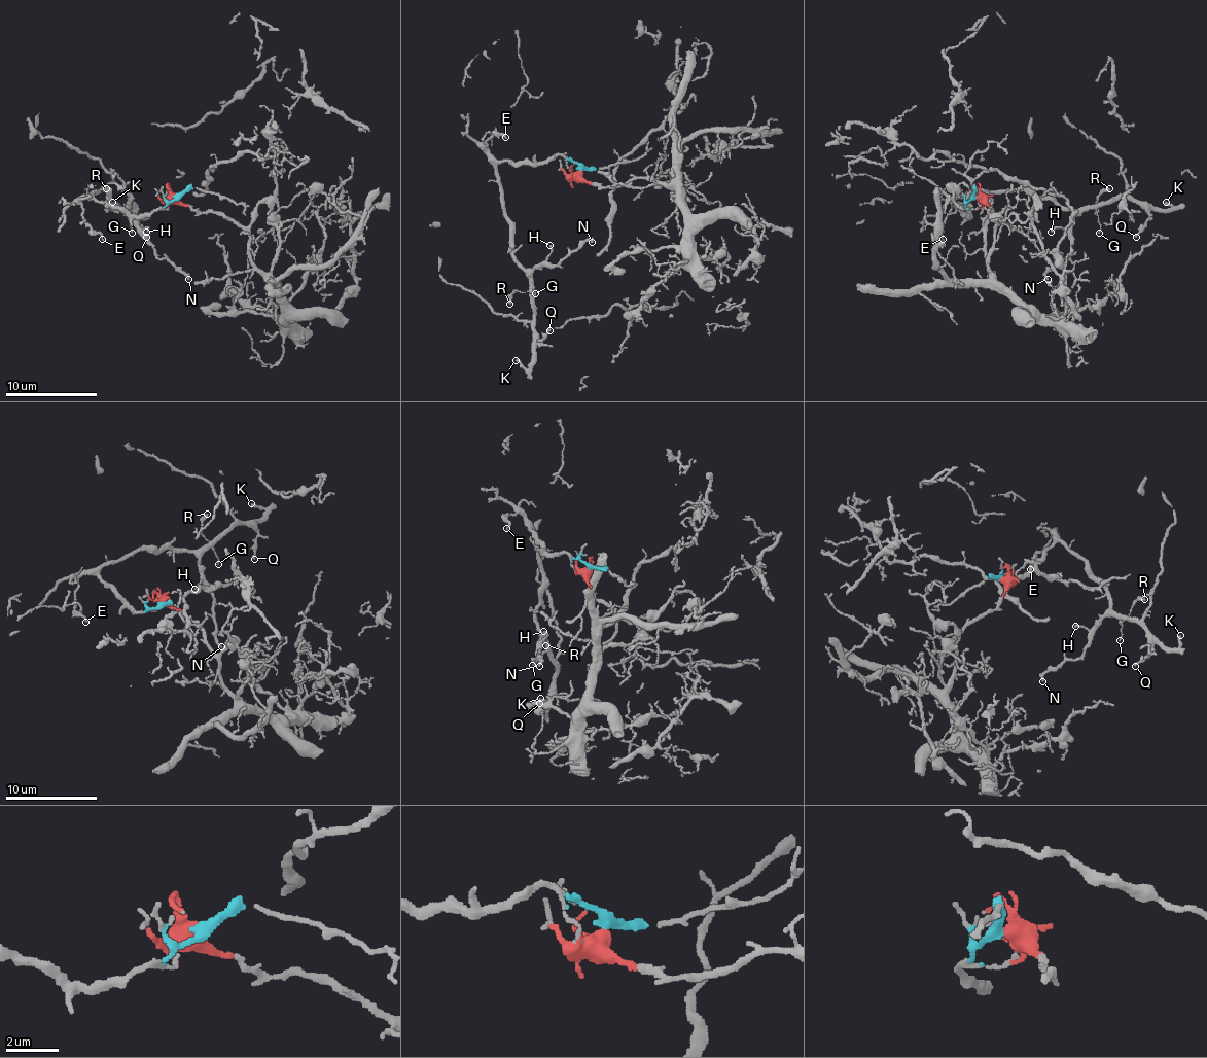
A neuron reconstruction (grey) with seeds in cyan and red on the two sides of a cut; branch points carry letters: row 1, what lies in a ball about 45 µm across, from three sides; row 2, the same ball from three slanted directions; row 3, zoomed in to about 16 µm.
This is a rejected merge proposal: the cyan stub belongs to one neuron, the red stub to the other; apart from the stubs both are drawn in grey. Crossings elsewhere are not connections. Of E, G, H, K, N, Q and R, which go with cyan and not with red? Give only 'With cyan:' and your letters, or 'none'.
With cyan: E, G, H, K, N, Q, R

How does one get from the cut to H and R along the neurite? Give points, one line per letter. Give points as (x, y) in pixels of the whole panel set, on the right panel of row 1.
H: (974, 197), (961, 208), (965, 214), (970, 197), (1025, 189), (1053, 197), (1075, 217), (1069, 228), (1051, 231)
R: (974, 197), (961, 208), (965, 214), (970, 197), (1023, 189), (1096, 212), (1096, 199), (1110, 189)

